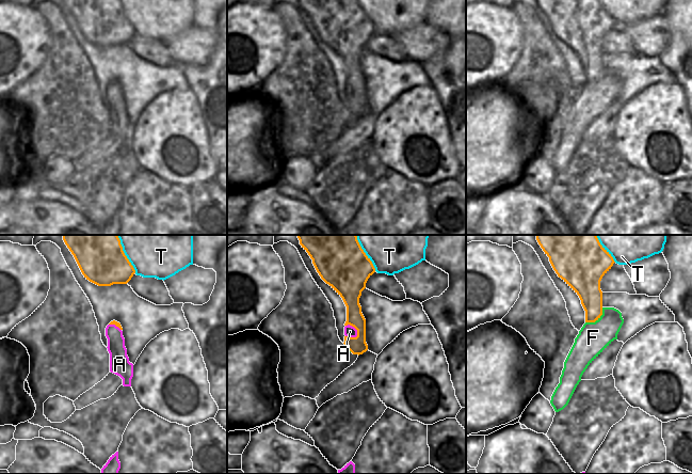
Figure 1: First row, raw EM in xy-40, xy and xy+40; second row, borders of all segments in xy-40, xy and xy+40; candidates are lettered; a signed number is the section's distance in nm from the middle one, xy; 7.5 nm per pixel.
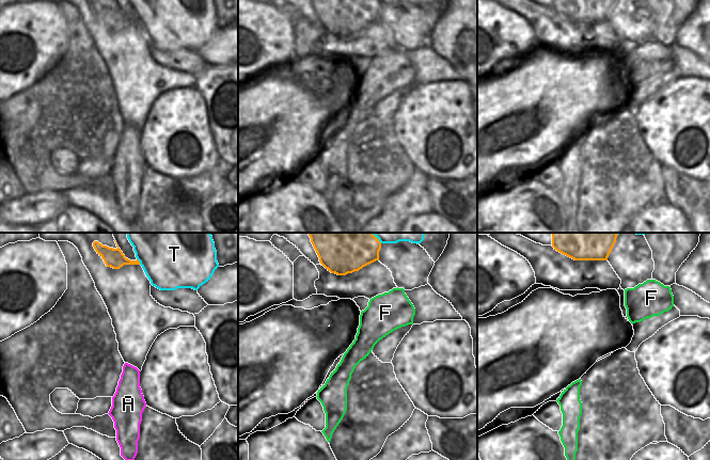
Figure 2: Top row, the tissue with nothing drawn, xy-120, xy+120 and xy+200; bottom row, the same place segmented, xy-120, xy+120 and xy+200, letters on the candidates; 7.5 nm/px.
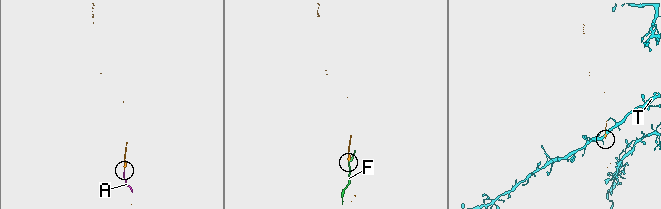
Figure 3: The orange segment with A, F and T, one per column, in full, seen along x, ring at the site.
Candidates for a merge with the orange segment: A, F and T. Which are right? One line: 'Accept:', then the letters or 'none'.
Accept: A

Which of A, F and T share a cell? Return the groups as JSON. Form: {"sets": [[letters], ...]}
{"sets": [["A"], ["F"], ["T"]]}

